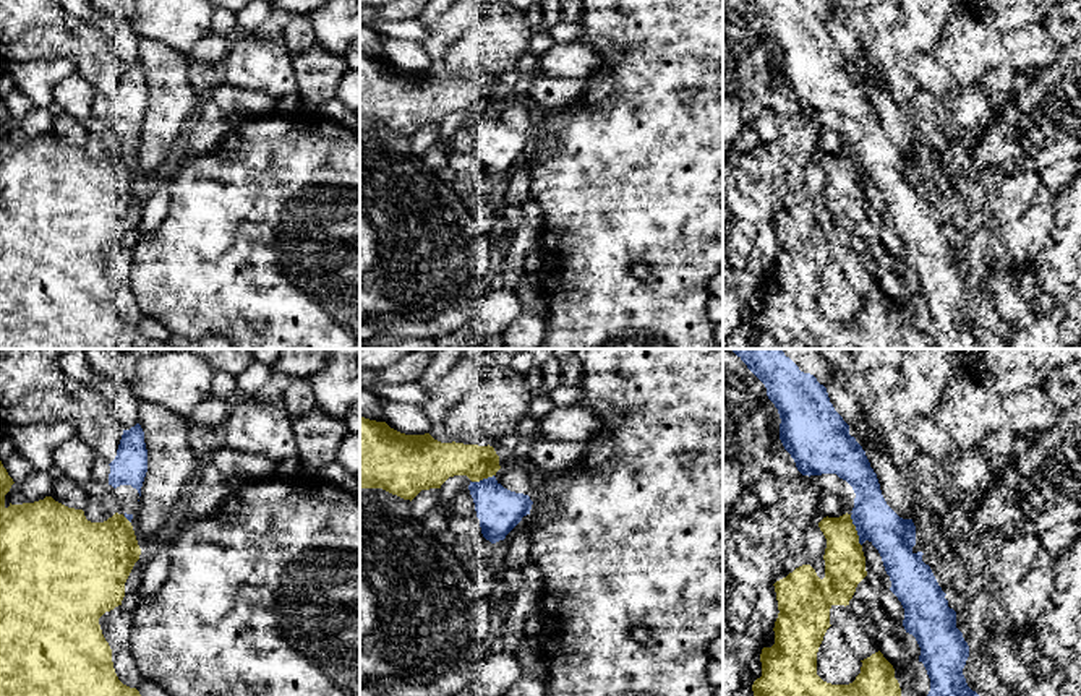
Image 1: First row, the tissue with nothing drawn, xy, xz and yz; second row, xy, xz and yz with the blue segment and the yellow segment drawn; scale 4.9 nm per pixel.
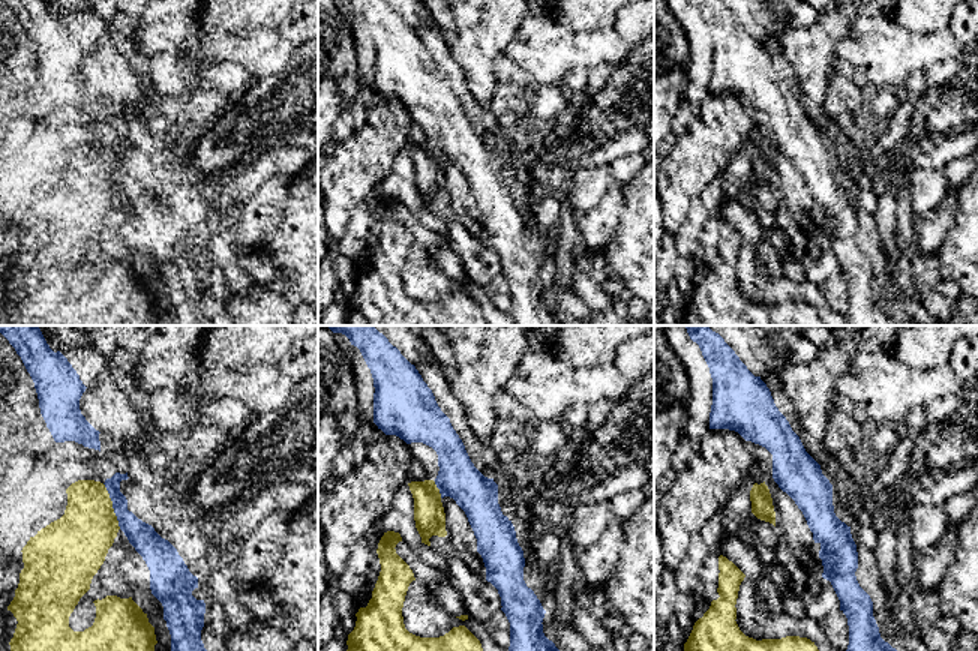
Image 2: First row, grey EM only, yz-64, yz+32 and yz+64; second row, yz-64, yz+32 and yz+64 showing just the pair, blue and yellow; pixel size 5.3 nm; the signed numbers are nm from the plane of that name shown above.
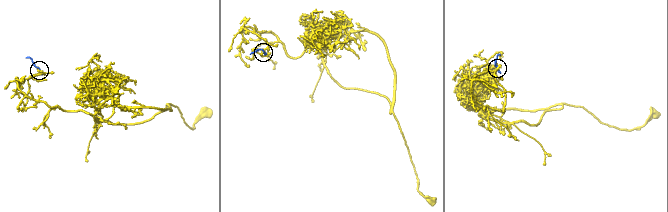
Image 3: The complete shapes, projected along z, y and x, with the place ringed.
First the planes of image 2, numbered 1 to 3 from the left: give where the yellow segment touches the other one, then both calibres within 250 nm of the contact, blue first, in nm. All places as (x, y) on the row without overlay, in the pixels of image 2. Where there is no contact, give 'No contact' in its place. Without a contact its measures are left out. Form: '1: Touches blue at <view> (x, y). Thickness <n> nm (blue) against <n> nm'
1: Touches blue at yz-64 (113, 170). Thickness 150 nm (blue) against 320 nm
2: Touches blue at yz+32 (438, 152). Thickness 220 nm (blue) against 170 nm
3: No contact

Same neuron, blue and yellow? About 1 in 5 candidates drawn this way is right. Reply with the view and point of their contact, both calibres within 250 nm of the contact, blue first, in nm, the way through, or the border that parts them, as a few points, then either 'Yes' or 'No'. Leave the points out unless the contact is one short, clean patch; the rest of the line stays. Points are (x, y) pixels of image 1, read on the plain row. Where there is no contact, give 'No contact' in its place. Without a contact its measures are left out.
Touches blue at yz (856, 166). Thickness 200 nm (blue) against 200 nm. No

